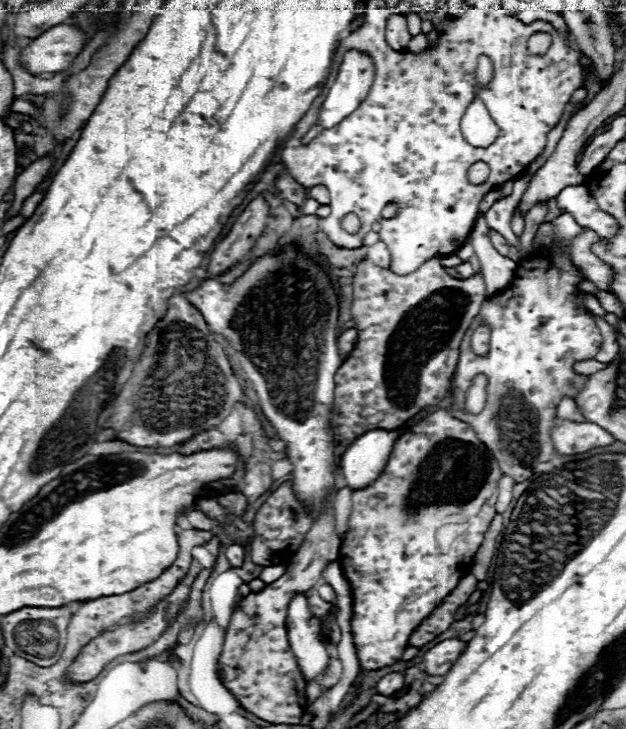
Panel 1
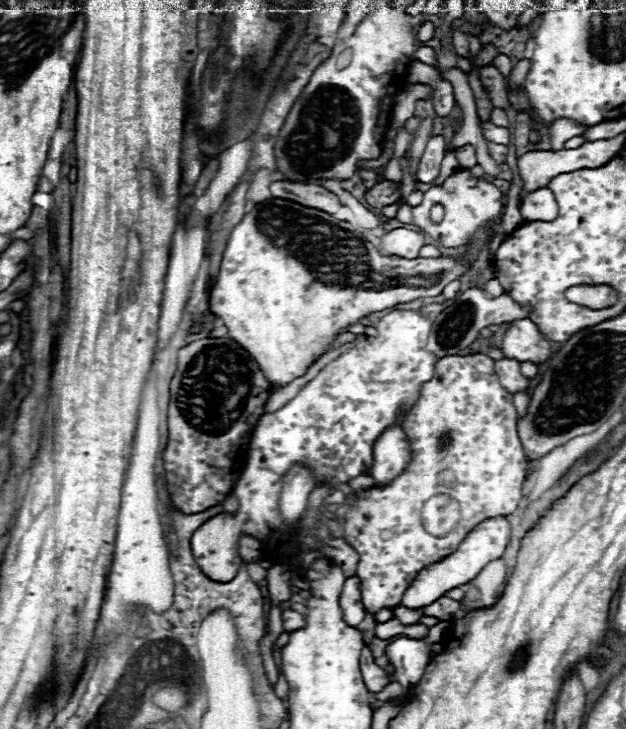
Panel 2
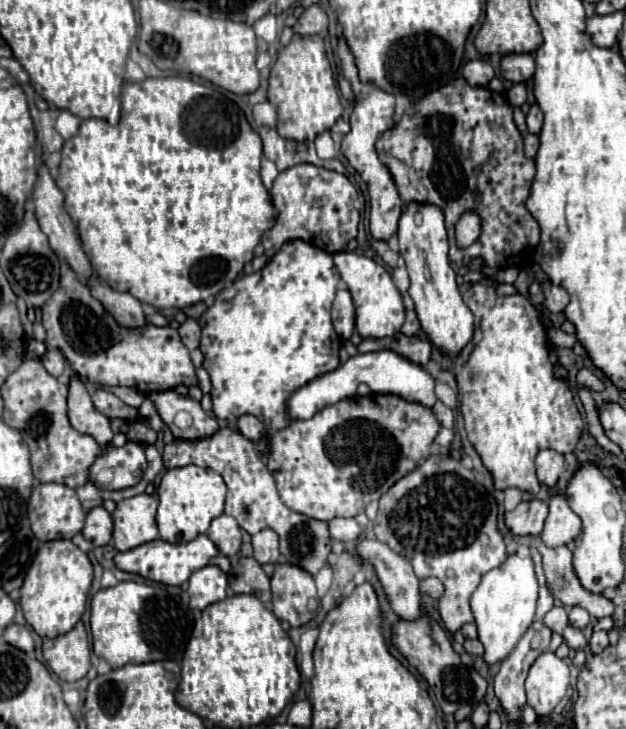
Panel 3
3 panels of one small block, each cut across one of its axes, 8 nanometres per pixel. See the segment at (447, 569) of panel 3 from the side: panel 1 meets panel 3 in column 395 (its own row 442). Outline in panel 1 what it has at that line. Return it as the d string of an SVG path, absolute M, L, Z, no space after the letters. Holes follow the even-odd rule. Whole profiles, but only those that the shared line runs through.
M534 254L526 258L518 266L510 286L482 302L480 314L470 324L460 346L456 376L452 378L454 416L476 430L478 438L500 462L502 472L516 482L530 478L540 462L550 460L554 446L548 430L554 426L554 406L566 394L574 398L586 380L572 370L572 364L594 358L602 344L602 334L590 314L578 310L582 304L574 294L574 282L580 278L584 276L572 268L564 254ZM480 322L488 322L492 330L490 352L486 356L476 356L470 348L470 334ZM478 374L488 378L488 396L484 410L470 414L464 402L472 378ZM522 396L524 408L520 410Z

